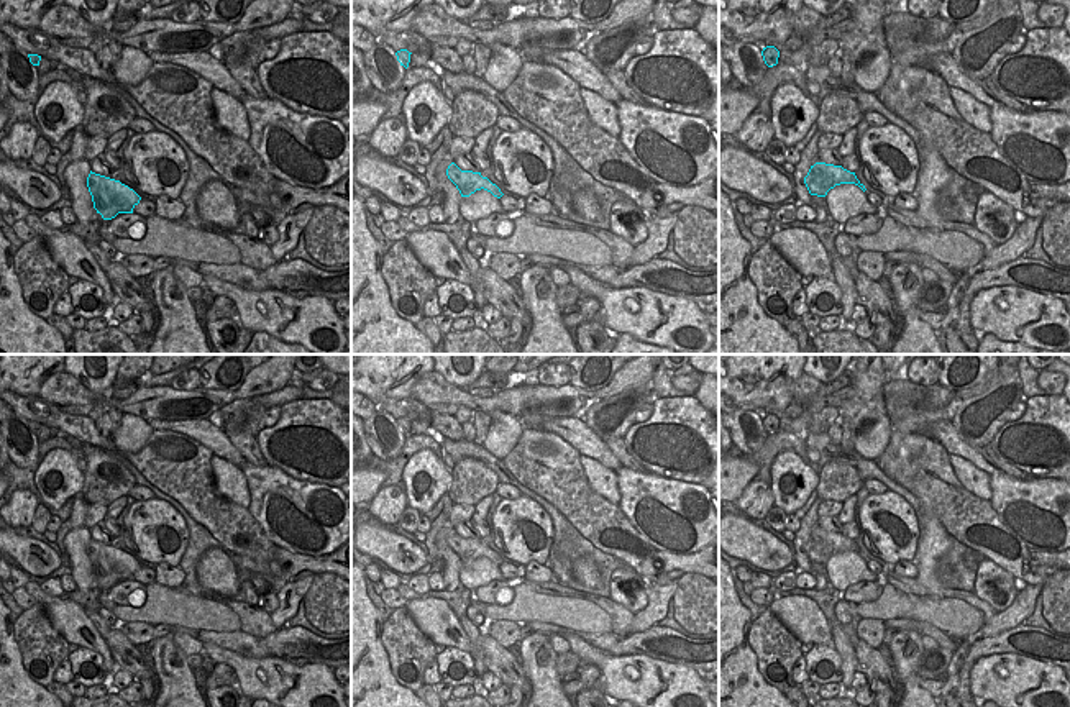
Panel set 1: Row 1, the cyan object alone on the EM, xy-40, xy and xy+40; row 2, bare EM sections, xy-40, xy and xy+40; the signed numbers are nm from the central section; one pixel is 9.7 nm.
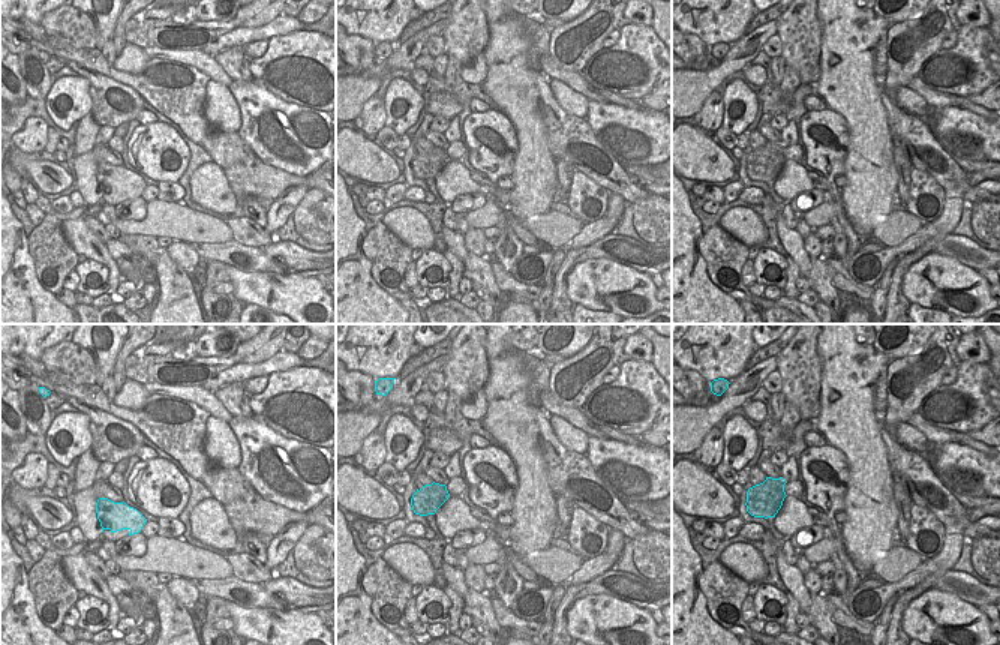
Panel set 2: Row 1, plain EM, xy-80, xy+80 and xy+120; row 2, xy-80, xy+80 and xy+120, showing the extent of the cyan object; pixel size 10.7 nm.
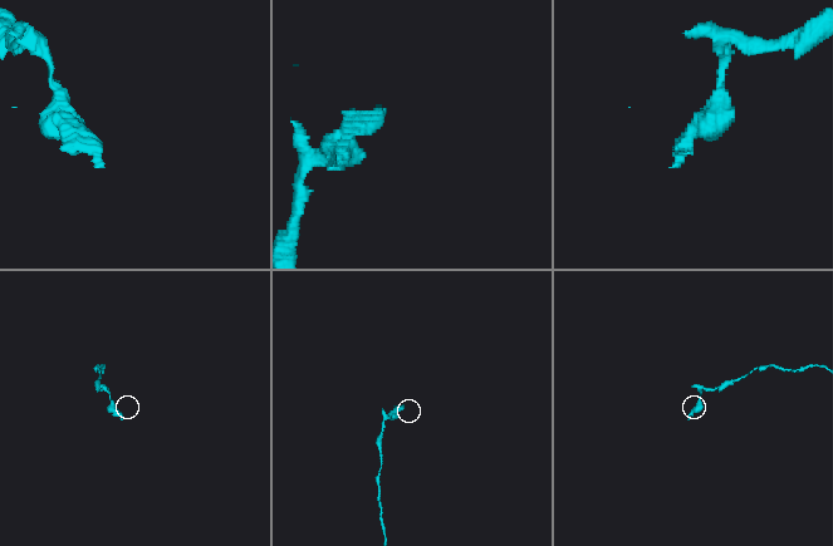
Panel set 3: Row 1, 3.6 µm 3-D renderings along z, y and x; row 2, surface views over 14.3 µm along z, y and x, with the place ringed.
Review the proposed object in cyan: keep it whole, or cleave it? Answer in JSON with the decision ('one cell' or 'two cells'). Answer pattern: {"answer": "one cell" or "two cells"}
{"answer": "two cells"}

